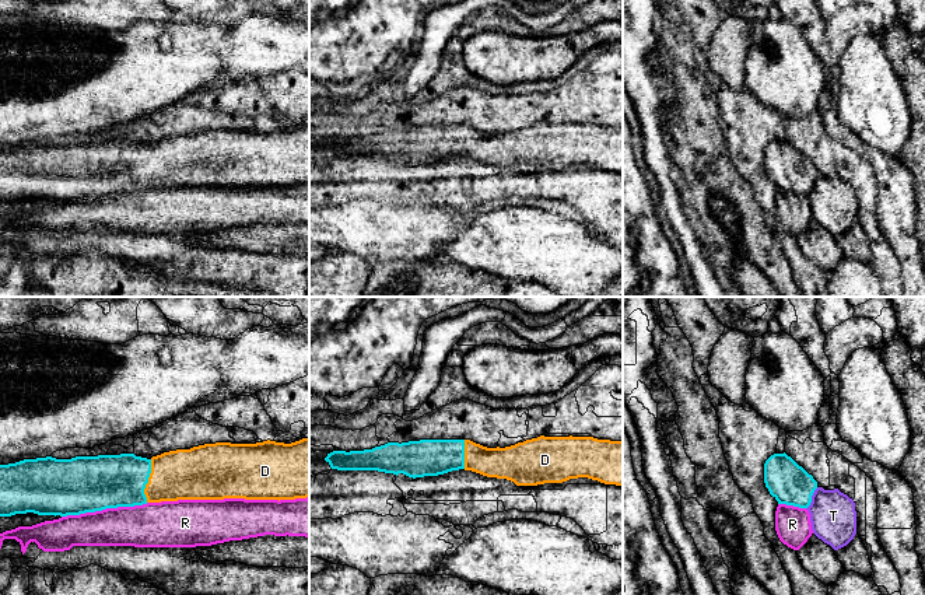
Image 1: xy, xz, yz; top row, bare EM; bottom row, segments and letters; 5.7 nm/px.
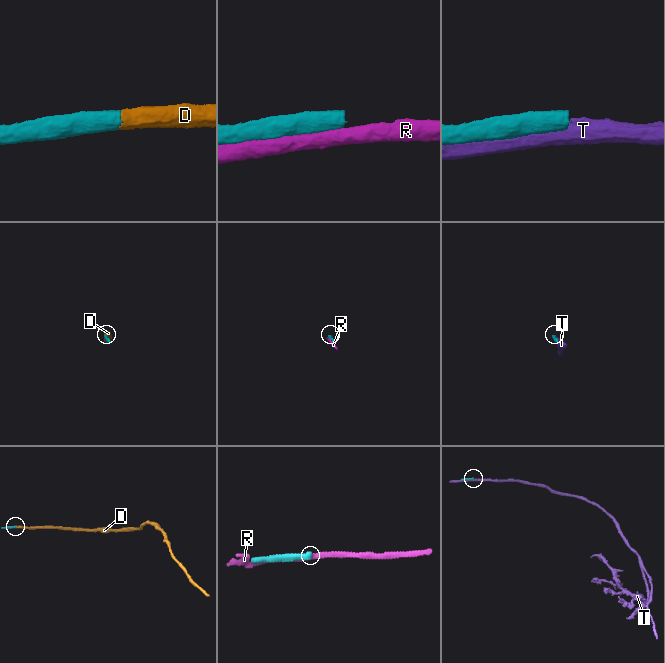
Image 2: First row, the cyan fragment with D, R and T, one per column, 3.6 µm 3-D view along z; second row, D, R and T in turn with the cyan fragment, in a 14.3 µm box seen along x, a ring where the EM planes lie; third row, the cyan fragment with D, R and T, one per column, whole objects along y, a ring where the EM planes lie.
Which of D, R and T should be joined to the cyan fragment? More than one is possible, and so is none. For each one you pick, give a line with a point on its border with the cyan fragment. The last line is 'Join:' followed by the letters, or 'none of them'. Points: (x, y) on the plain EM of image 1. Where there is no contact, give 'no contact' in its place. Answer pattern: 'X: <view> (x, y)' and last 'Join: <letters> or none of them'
D: xy (147, 167)
Join: D

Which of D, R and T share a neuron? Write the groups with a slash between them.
D / R / T

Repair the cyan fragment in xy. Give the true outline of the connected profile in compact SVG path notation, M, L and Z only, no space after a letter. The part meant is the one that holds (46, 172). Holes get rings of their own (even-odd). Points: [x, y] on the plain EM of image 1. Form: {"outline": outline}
{"outline": "M309 125L291 130L270 126L256 130L204 130L190 136L164 139L151 146L134 140L120 140L76 143L71 146L46 143L0 151L0 203L27 199L67 203L106 195L178 186L245 185L280 188L306 183L309 183Z"}

